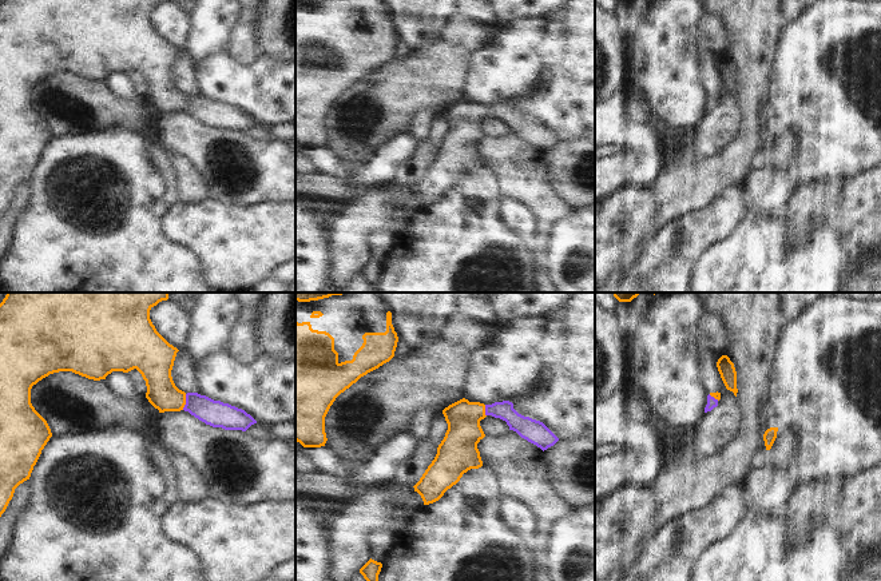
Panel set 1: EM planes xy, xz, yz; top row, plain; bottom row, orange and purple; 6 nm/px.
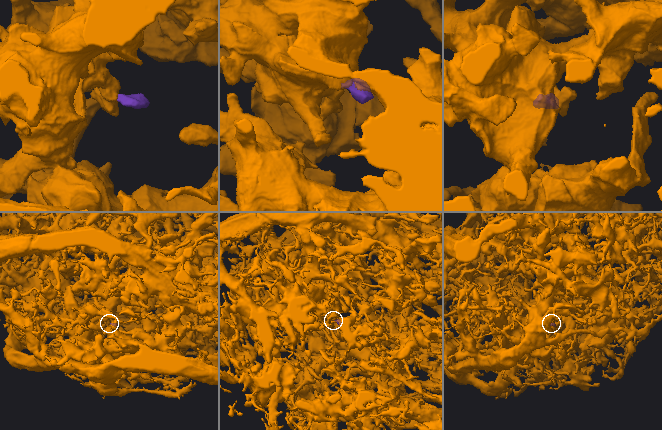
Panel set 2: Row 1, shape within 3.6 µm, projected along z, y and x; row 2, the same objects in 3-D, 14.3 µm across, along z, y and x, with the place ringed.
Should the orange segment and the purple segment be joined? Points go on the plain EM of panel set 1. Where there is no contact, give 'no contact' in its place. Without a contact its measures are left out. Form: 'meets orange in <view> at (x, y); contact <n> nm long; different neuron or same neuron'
meets orange in xy at (185, 103); contact 100 nm long; same neuron

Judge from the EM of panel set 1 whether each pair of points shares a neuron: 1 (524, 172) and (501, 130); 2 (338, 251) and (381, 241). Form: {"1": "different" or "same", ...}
{"1": "different", "2": "different"}

